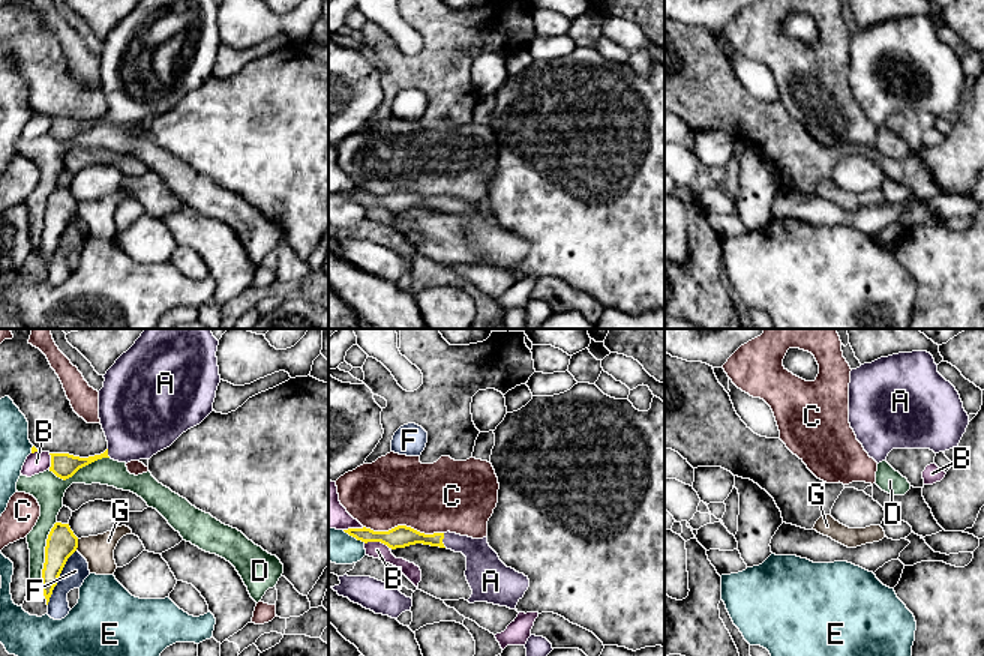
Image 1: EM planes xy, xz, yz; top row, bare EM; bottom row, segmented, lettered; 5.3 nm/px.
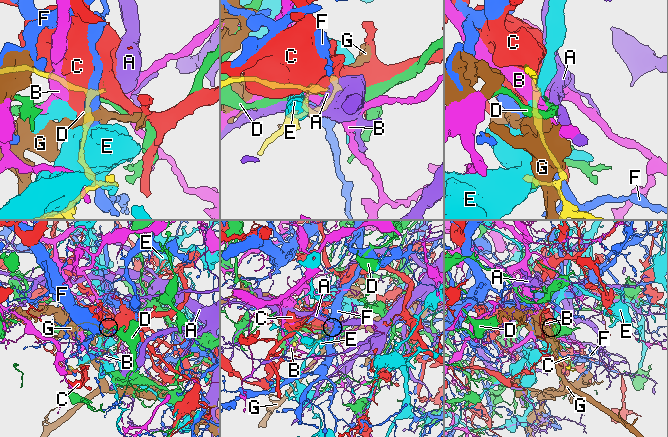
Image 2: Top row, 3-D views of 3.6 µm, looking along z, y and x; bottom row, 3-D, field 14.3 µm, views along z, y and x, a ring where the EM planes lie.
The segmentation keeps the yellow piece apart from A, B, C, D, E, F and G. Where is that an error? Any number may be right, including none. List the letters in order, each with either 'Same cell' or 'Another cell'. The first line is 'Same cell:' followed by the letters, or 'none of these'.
Same cell: A
A: Same cell
B: Another cell
C: Another cell
D: Another cell
E: Another cell
F: Another cell
G: Another cell

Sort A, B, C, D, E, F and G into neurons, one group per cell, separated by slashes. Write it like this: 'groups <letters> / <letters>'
groups A / B / C / D / E / F / G

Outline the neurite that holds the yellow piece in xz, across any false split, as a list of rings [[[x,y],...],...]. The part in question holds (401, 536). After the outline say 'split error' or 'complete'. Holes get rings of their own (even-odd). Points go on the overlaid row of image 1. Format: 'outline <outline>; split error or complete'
outline [[[406,525],[388,531],[374,531],[366,527],[344,531],[364,543],[381,542],[392,549],[423,543],[462,552],[466,557],[465,576],[472,590],[470,603],[488,602],[516,609],[530,587],[528,576],[507,567],[489,546],[488,537],[472,539],[450,531],[424,534]]]; split error

